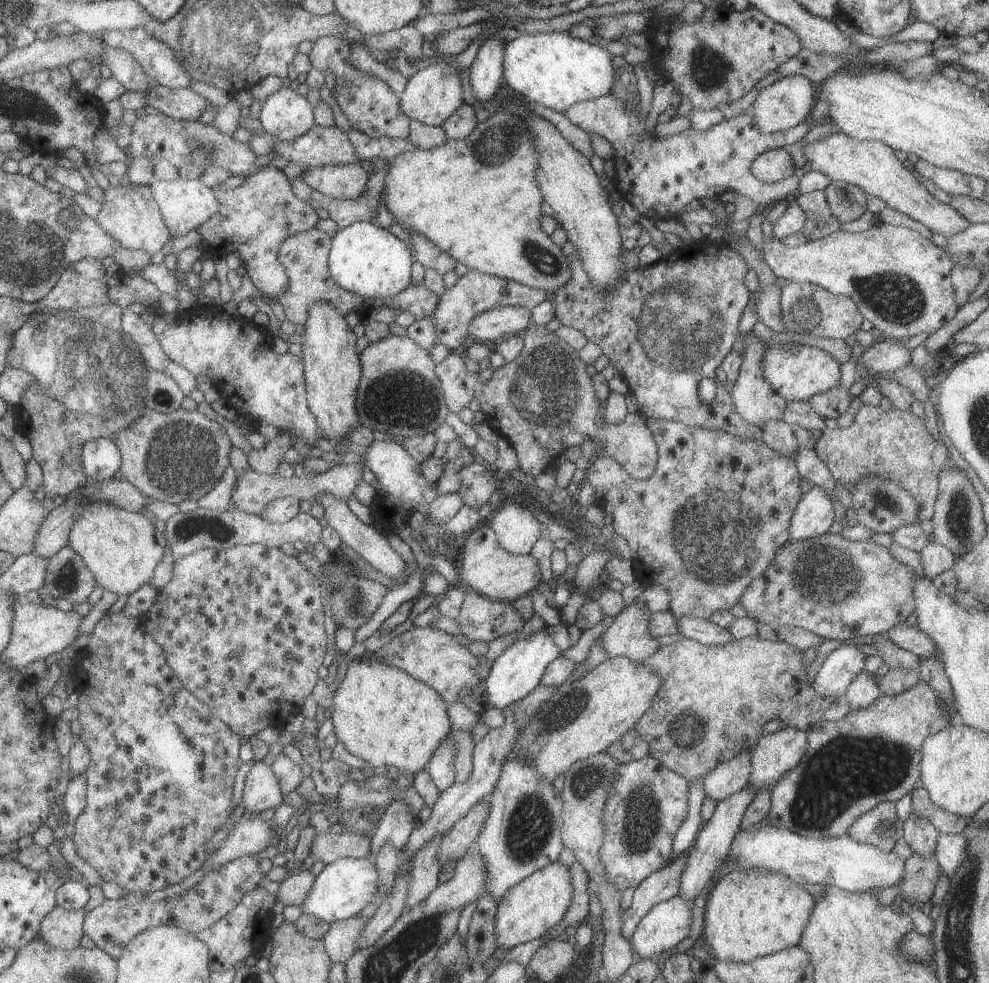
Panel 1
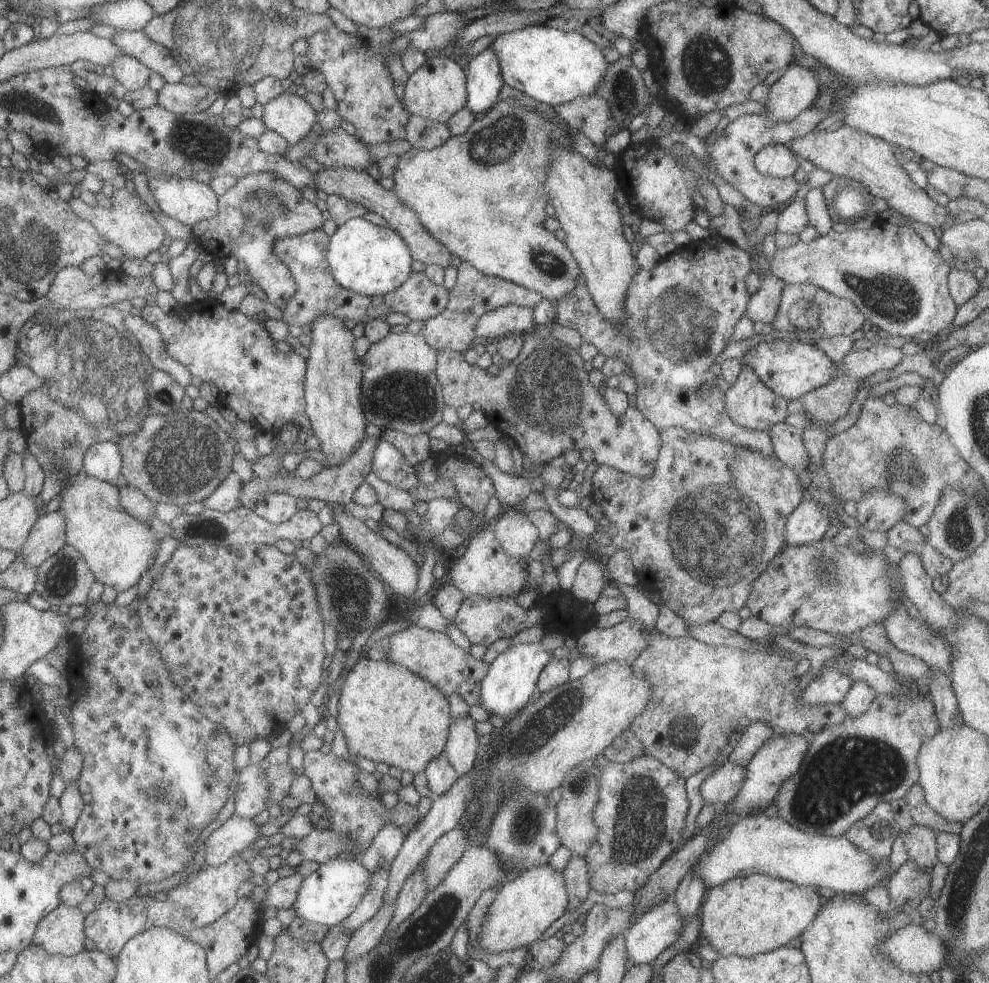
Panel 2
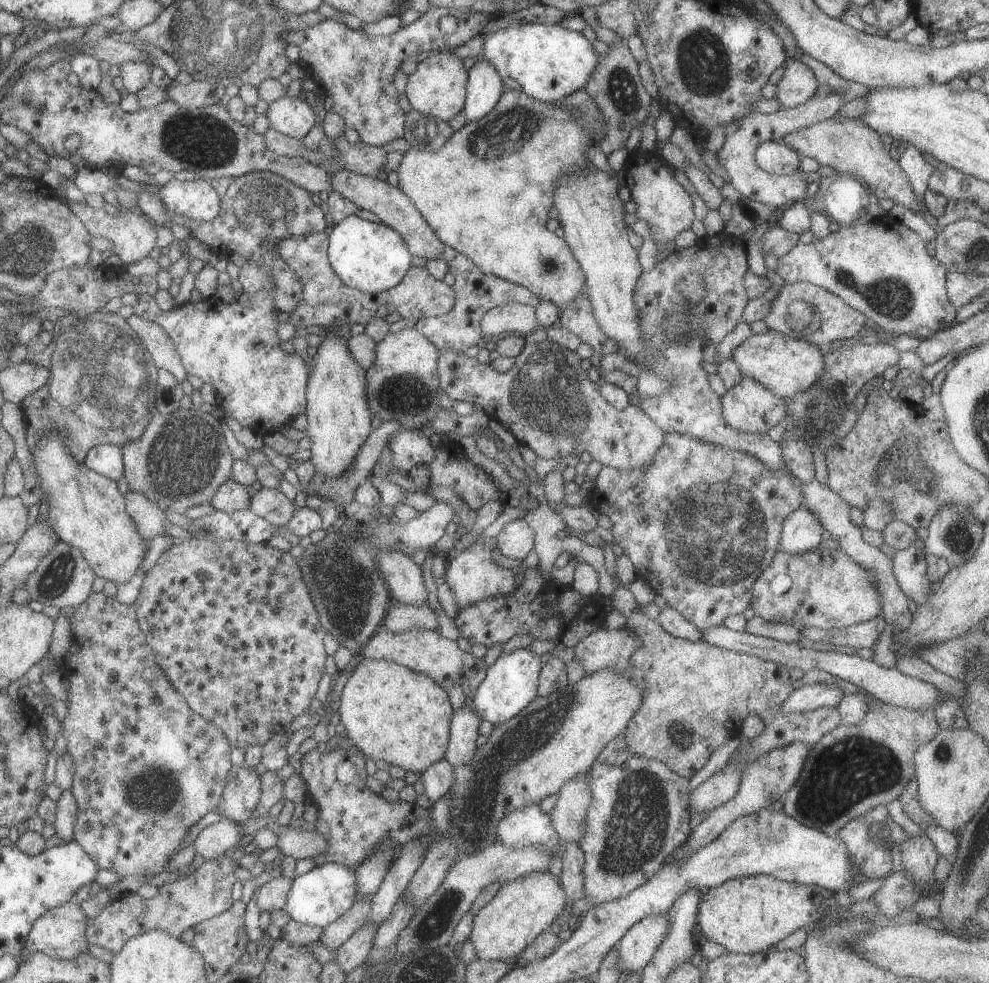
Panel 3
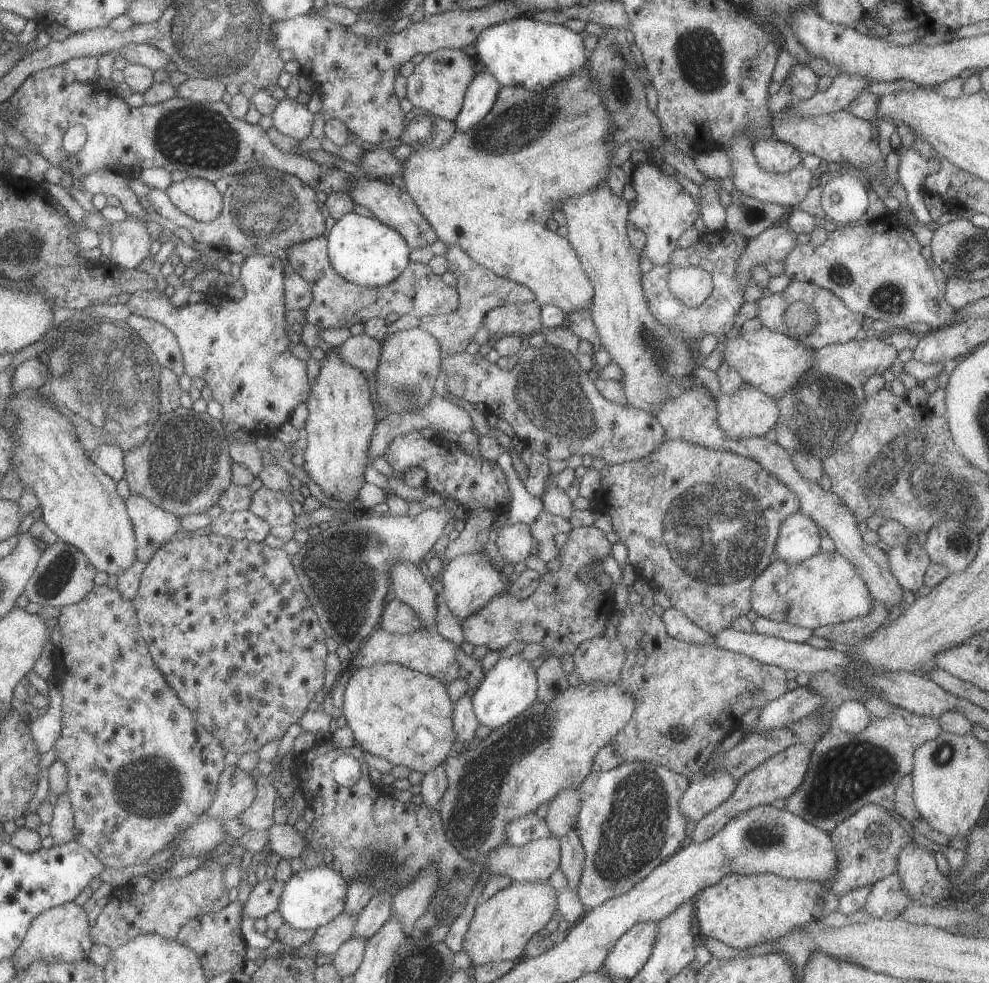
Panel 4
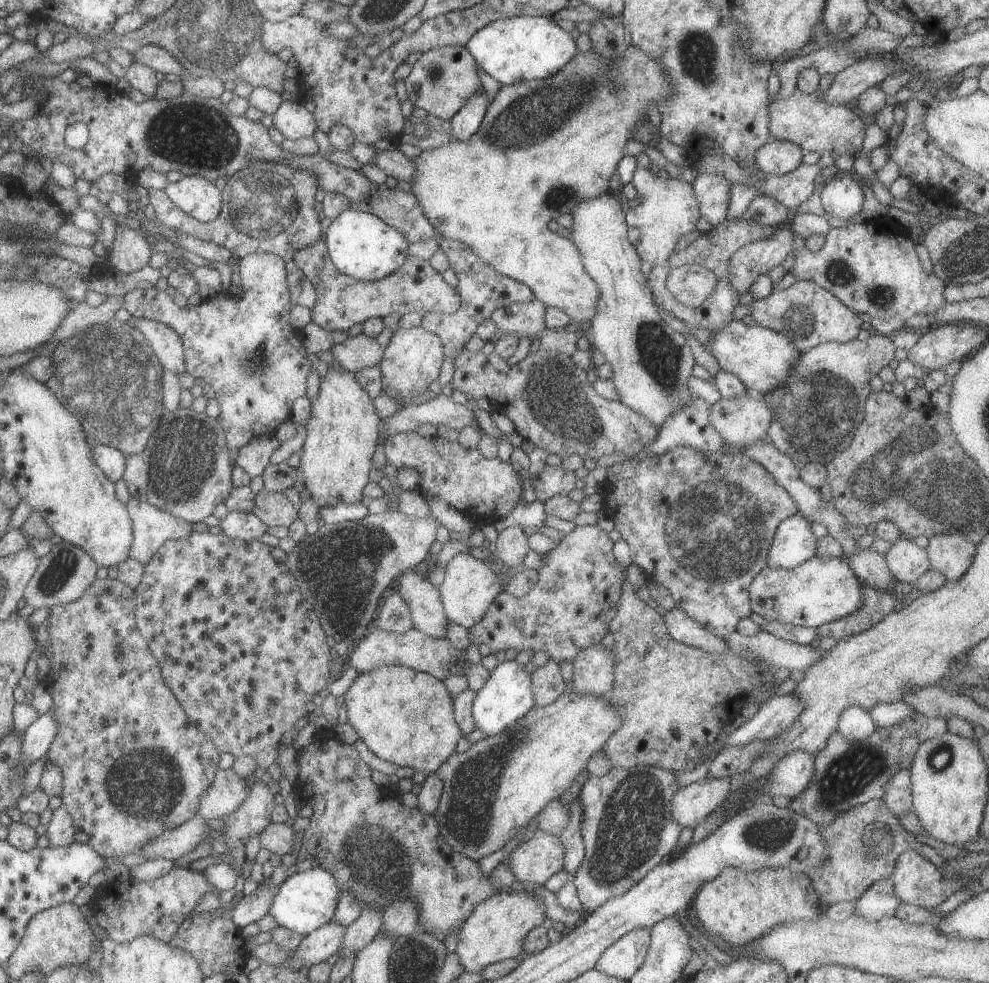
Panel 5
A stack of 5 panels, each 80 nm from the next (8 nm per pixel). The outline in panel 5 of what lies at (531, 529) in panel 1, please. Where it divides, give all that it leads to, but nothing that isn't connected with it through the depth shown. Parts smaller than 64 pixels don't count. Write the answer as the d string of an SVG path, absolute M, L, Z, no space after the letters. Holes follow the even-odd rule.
M514 525L499 532L496 542L493 544L492 552L497 561L509 567L522 565L526 554L530 550L525 527Z

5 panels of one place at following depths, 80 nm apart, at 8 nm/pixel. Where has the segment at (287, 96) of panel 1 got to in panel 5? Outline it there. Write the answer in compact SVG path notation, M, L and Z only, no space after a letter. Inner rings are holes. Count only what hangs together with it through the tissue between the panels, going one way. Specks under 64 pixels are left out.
M295 98L282 101L280 108L273 114L273 125L284 138L290 140L310 138L318 128L314 115Z

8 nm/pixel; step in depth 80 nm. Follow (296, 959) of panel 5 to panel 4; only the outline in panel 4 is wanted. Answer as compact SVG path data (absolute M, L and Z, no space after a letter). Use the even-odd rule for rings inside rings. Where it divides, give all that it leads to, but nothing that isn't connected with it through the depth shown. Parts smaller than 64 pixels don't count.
M343 911L328 924L316 929L311 940L314 948L323 954L335 954L344 942L355 934L359 914L353 915Z

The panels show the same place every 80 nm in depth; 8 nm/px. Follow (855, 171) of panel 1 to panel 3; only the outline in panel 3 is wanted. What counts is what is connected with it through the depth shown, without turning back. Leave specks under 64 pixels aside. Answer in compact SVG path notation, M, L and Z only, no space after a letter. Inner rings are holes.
M830 118L800 129L781 138L801 157L817 160L822 167L832 167L836 172L852 175L860 180L879 199L890 198L895 204L906 206L912 212L928 212L925 202L913 191L912 185L899 162L890 157L880 135L868 128L860 119Z

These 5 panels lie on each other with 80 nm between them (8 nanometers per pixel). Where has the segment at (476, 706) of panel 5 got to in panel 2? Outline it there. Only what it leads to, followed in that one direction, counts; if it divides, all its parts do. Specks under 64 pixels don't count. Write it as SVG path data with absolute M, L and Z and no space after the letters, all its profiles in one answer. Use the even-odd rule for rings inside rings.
M541 642L522 643L500 653L490 664L481 682L481 704L487 712L510 718L512 712L526 706L539 692L537 682L544 667L551 661L552 651L544 649Z

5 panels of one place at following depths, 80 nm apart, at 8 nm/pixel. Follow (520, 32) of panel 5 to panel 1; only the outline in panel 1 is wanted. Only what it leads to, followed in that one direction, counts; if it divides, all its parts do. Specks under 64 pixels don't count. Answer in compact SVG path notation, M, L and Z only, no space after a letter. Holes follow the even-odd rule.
M522 32L514 40L506 41L504 51L503 80L510 89L524 96L528 101L565 113L573 104L591 101L610 94L615 83L616 68L612 63L614 57L606 48L575 39L570 33L552 32L532 34Z

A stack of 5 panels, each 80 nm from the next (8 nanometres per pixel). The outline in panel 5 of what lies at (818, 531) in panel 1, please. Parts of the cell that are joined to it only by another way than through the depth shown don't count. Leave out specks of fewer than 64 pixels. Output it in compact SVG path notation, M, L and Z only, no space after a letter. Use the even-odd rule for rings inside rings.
M798 512L786 517L778 525L775 539L767 554L768 566L791 569L816 556L818 538L810 523Z

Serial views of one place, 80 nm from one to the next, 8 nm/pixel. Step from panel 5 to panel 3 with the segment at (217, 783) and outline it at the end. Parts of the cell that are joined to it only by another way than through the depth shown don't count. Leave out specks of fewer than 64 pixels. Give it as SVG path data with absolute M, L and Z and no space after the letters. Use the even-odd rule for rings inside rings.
M240 765L239 767L233 766L229 770L222 802L216 810L220 811L224 815L224 818L240 822L253 816L253 812L256 810L262 796L261 776L258 775L255 768Z

